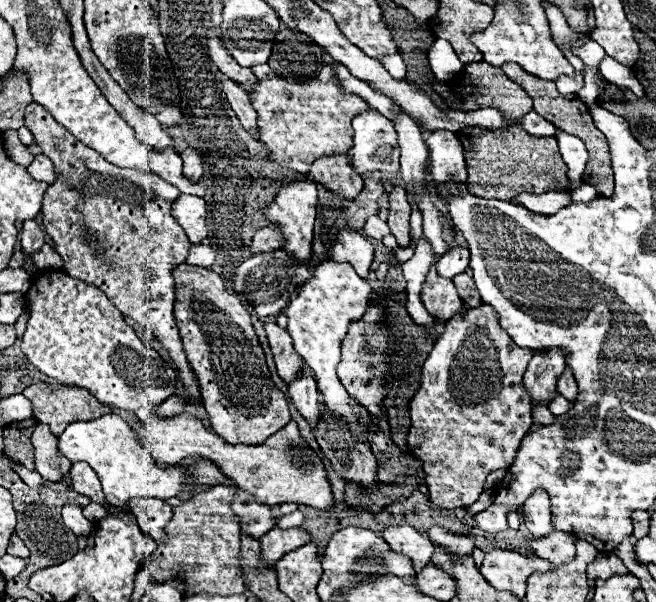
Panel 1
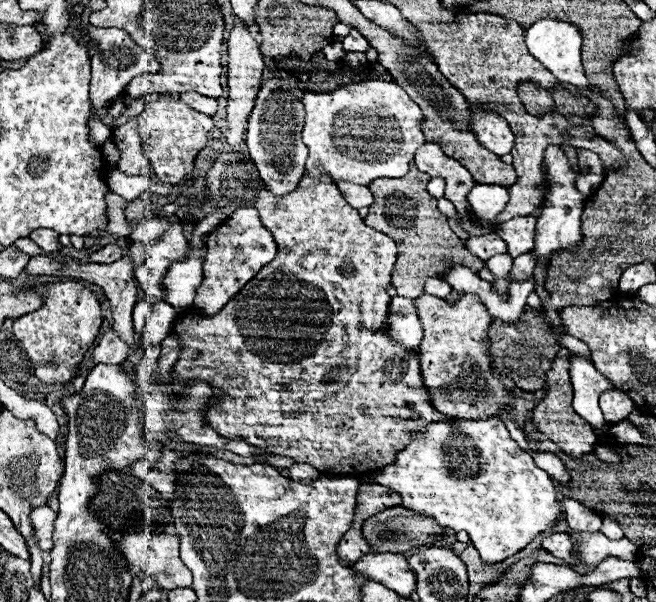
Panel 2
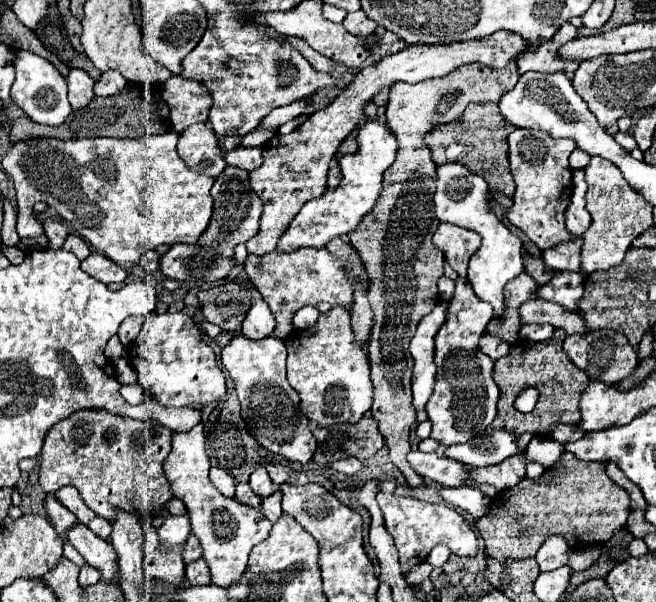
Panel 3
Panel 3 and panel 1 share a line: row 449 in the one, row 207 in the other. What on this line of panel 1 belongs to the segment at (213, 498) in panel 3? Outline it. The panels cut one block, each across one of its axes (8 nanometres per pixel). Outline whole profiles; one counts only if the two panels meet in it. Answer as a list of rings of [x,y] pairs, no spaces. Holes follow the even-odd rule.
[[[182,194],[172,204],[172,216],[184,228],[190,242],[198,244],[206,238],[206,202],[204,202],[204,198]]]

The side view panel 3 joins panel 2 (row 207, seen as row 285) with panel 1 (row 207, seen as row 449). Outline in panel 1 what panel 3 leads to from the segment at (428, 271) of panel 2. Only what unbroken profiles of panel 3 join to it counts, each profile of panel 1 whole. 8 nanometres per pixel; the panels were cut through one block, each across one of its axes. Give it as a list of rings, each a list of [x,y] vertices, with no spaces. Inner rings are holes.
[[[394,186],[394,190],[388,194],[388,226],[390,234],[396,236],[398,246],[406,248],[410,242],[410,204],[406,200],[406,190],[400,186]]]

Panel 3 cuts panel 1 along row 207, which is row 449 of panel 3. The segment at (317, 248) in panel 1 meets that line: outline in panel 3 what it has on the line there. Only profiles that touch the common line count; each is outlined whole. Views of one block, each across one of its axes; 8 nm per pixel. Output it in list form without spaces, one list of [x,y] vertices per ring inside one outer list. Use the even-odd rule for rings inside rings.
[[[368,414],[356,424],[346,422],[332,428],[314,426],[312,434],[318,440],[318,450],[312,460],[322,466],[328,466],[334,460],[346,456],[356,456],[358,460],[364,462],[384,446],[378,422]]]

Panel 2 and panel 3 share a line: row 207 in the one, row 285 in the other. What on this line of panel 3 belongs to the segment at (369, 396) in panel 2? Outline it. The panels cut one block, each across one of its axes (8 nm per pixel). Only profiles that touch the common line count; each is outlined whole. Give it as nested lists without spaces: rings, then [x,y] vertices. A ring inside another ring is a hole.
[[[304,248],[292,254],[280,254],[274,250],[272,254],[262,258],[256,258],[252,254],[248,256],[244,270],[276,318],[276,328],[272,332],[274,338],[284,340],[292,332],[292,314],[306,304],[328,302],[330,306],[336,304],[346,308],[352,306],[352,286],[344,276],[342,266],[344,264],[332,258],[332,254],[326,248],[324,250]]]

